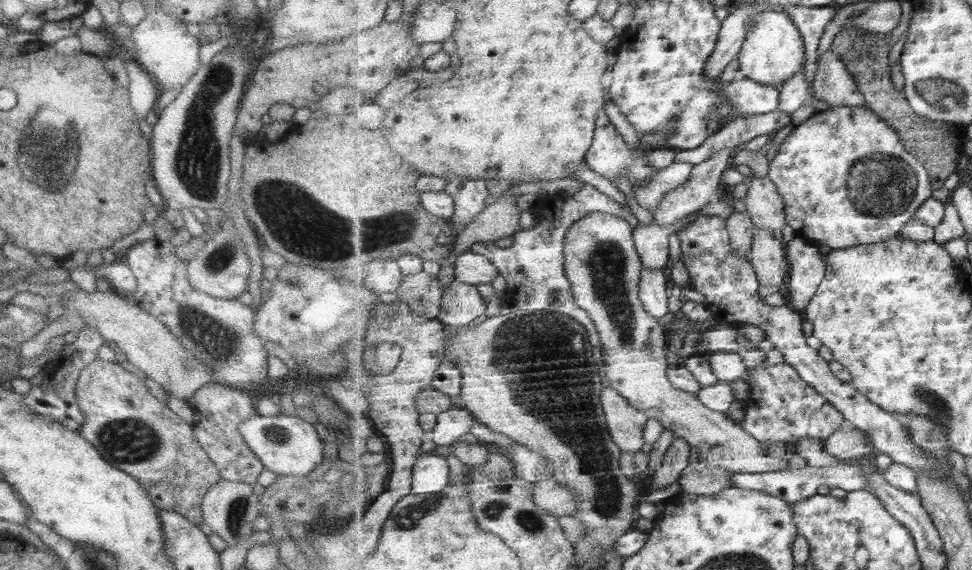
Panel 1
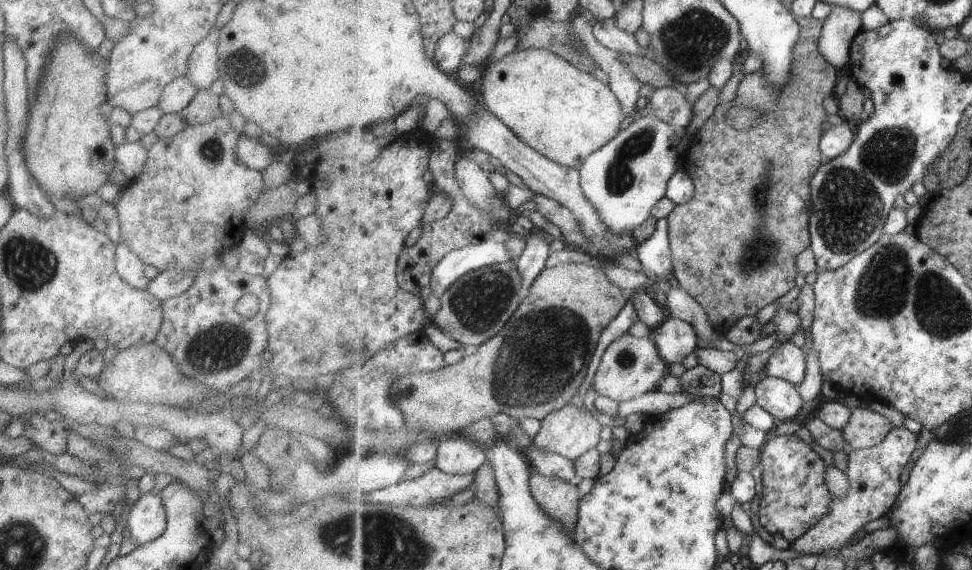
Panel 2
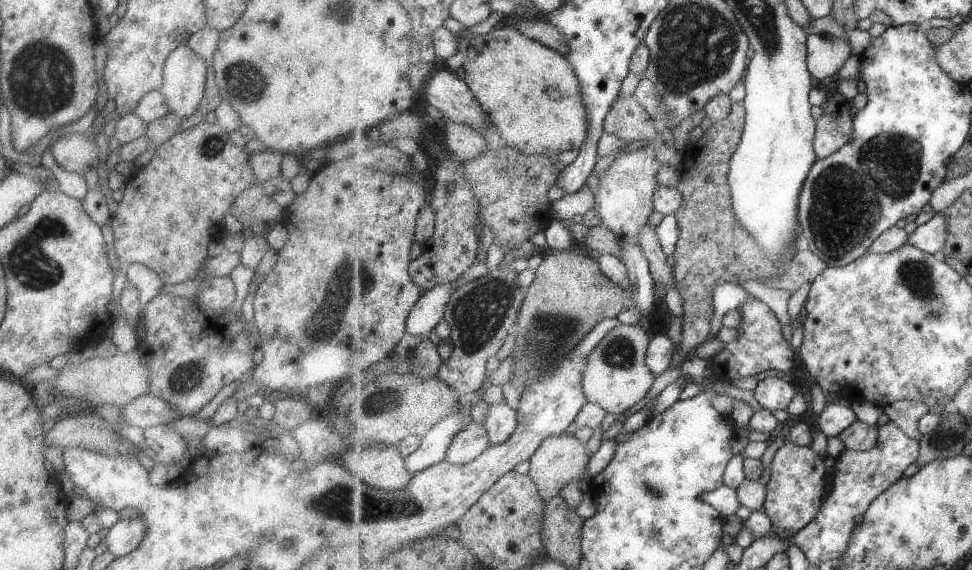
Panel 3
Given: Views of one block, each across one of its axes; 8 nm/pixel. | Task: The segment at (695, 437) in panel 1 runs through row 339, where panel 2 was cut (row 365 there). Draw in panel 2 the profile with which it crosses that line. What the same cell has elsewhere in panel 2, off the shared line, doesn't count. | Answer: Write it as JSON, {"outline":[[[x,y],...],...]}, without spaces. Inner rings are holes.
{"outline":[[[631,334],[624,335],[621,339],[615,340],[608,351],[603,354],[603,360],[599,364],[599,370],[595,374],[593,389],[596,394],[615,400],[621,404],[642,396],[650,391],[658,389],[658,385],[668,374],[668,365],[652,335],[647,338],[633,338]]]}

